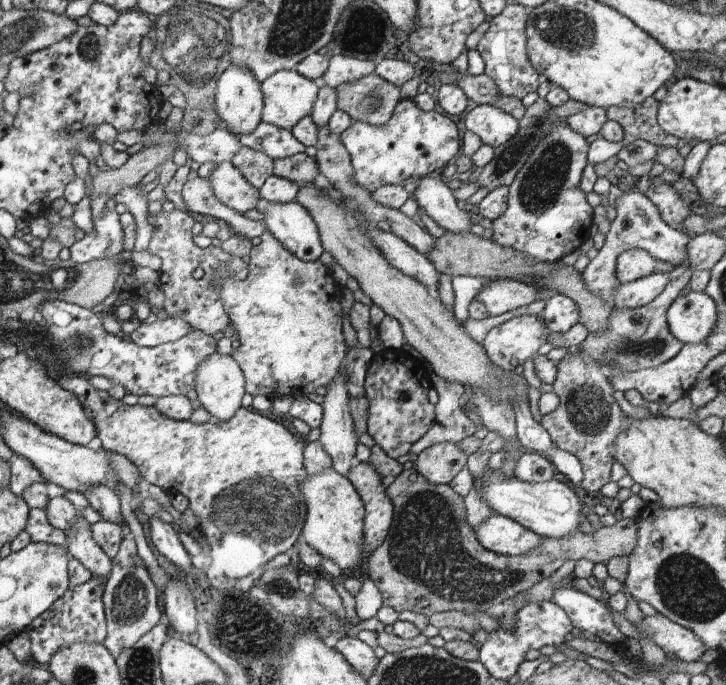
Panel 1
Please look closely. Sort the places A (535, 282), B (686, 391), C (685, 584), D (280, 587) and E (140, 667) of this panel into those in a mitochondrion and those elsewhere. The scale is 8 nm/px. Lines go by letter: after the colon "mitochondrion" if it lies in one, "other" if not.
A: other
B: other
C: mitochondrion
D: mitochondrion
E: mitochondrion

